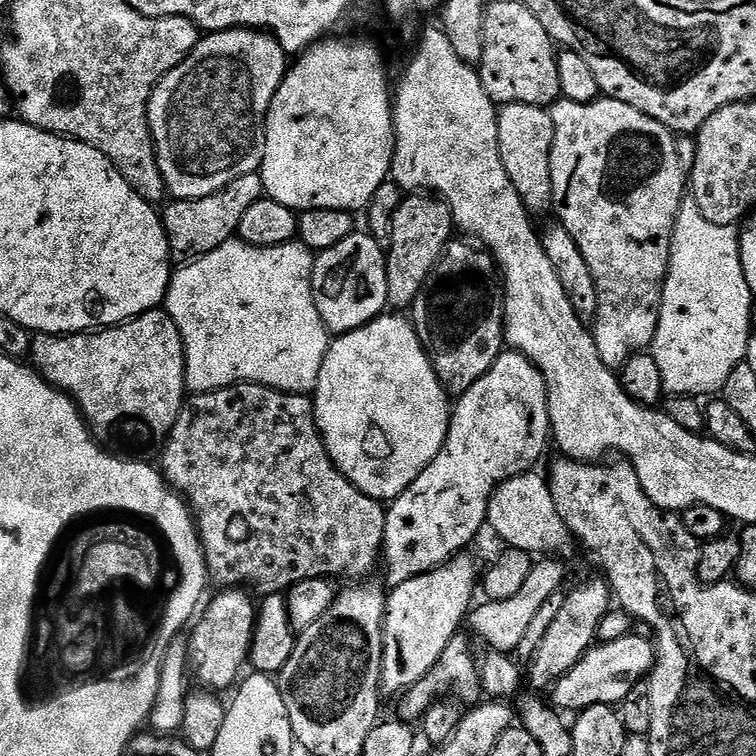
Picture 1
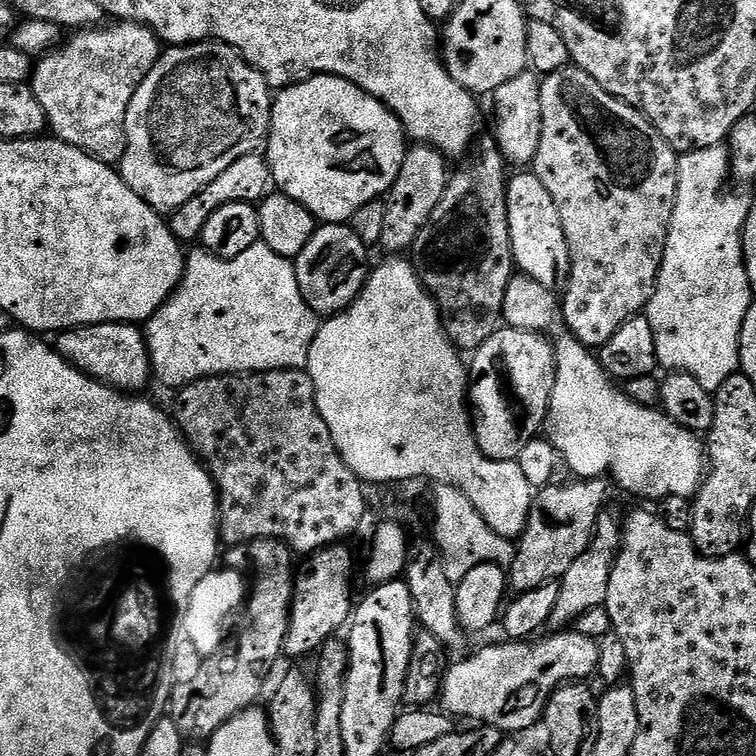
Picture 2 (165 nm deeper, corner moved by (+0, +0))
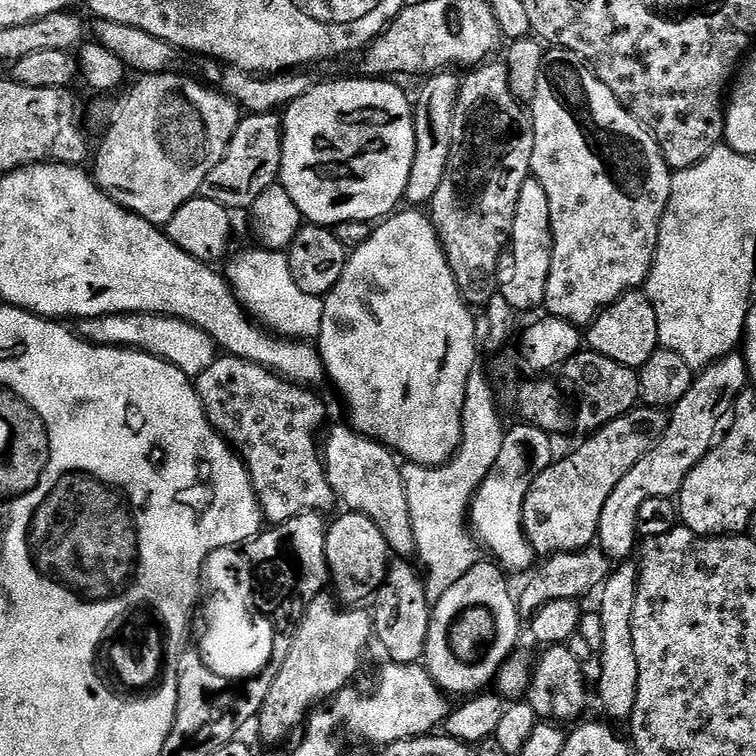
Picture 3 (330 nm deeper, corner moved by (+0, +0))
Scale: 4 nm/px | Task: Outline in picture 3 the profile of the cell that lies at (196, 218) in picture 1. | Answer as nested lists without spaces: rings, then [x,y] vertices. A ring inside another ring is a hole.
[[[272,112],[245,115],[234,130],[234,138],[226,154],[222,154],[222,162],[218,162],[218,166],[214,166],[214,170],[206,174],[200,192],[207,200],[218,202],[223,208],[251,209],[255,200],[280,179],[283,141],[284,133],[279,115]]]

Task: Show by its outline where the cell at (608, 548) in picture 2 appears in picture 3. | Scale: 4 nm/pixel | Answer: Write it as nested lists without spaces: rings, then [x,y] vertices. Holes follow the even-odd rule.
[[[740,354],[715,360],[693,379],[682,402],[671,409],[668,424],[656,445],[636,463],[626,478],[622,478],[622,482],[618,482],[618,486],[614,486],[614,494],[610,494],[610,498],[606,498],[606,506],[602,506],[602,518],[598,522],[598,547],[608,555],[609,561],[627,561],[631,557],[628,555],[637,551],[641,539],[638,534],[638,510],[642,510],[642,502],[663,496],[672,498],[679,493],[682,482],[686,482],[686,474],[690,474],[690,470],[694,470],[694,466],[702,462],[702,458],[706,458],[708,451],[717,443],[721,431],[720,419],[723,416],[725,419],[726,413],[749,384],[748,364]]]

